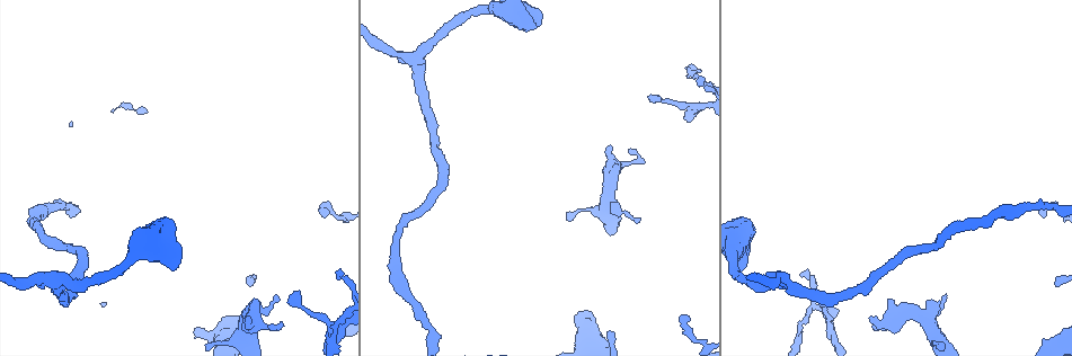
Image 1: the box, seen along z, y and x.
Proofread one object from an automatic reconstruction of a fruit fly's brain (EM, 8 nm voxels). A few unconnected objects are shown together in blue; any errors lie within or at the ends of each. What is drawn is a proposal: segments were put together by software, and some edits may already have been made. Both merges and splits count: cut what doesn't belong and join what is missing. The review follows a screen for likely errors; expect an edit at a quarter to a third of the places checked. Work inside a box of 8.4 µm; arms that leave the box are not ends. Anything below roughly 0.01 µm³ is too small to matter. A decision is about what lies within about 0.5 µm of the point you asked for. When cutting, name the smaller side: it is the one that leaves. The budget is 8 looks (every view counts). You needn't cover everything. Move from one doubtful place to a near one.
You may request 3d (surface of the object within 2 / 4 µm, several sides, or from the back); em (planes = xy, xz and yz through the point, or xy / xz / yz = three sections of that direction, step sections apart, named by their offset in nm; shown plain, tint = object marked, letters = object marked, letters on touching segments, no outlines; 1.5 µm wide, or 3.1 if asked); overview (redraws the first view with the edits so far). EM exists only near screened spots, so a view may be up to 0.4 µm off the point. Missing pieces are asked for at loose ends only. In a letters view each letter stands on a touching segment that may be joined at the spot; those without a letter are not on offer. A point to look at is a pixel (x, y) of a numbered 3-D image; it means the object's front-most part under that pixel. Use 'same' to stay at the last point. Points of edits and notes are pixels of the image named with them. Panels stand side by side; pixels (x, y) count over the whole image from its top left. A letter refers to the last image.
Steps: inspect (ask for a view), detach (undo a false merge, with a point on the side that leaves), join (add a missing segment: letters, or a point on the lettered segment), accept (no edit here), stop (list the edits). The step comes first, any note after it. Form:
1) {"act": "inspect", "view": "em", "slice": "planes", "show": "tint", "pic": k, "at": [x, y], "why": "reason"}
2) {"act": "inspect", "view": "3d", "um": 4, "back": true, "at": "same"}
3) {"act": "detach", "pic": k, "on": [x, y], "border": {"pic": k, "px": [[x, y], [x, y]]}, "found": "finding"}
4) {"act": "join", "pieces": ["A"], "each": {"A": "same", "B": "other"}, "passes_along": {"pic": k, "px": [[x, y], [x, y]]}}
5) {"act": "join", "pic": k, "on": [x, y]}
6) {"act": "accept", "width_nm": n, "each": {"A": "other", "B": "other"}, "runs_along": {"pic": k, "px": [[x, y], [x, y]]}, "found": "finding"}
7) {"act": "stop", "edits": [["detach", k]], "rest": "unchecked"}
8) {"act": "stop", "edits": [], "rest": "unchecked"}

{"act": "inspect", "view": "em", "slice": "planes", "show": "letters", "pic": 1, "at": [874, 327], "why": "free end"}

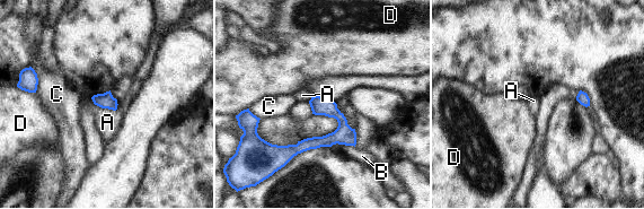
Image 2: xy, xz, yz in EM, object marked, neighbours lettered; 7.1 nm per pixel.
{"act": "accept", "each": {"A": "other", "B": "other", "C": "other", "D": "other"}, "found": "no lettered segment goes on from it"}

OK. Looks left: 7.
{"act": "inspect", "view": "em", "slice": "yz", "step": 8, "show": "tint", "pic": 1, "at": [57, 281], "why": "a fork"}

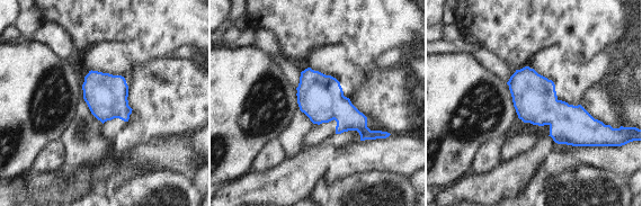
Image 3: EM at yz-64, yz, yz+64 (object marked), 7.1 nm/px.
{"act": "inspect", "view": "em", "slice": "planes", "show": "letters", "at": "same"}

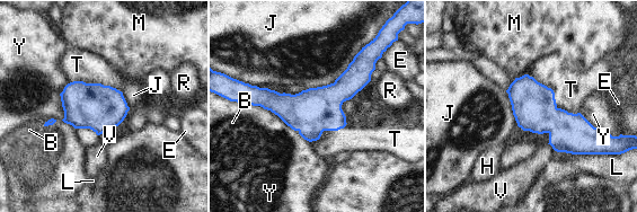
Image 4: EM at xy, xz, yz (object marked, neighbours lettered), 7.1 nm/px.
{"act": "accept", "each": {"B": "other", "E": "other", "H": "other", "J": "other", "L": "other", "M": "other", "R": "other", "T": "other", "V": "other", "Y": "other"}, "border": {"pic": 4, "px": [[369, 43], [333, 82], [303, 90]]}, "found": "continuous, no second neuron"}

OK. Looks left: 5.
{"act": "inspect", "view": "3d", "um": 4, "pic": 1, "at": [800, 274], "why": "tapers out"}

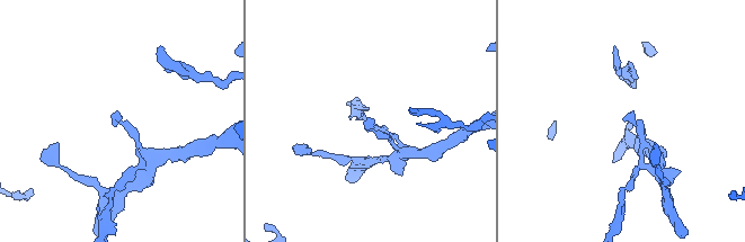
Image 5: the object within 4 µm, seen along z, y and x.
{"act": "inspect", "view": "em", "slice": "planes", "show": "letters", "pic": 5, "at": [370, 120]}

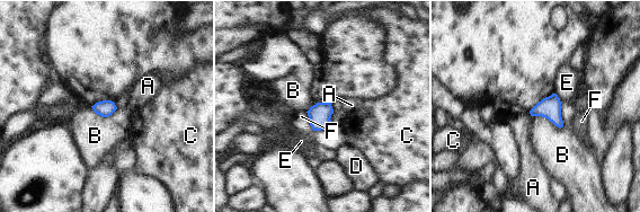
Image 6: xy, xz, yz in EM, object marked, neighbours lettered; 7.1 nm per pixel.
{"act": "accept", "each": {"A": "other", "B": "other", "C": "other", "D": "other", "E": "other", "F": "other"}, "border": {"pic": 6, "px": [[532, 115], [544, 116], [562, 127]]}, "found": "no lettered segment goes on from it"}

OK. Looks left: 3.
{"act": "stop", "edits": [], "rest": "unchecked"}

